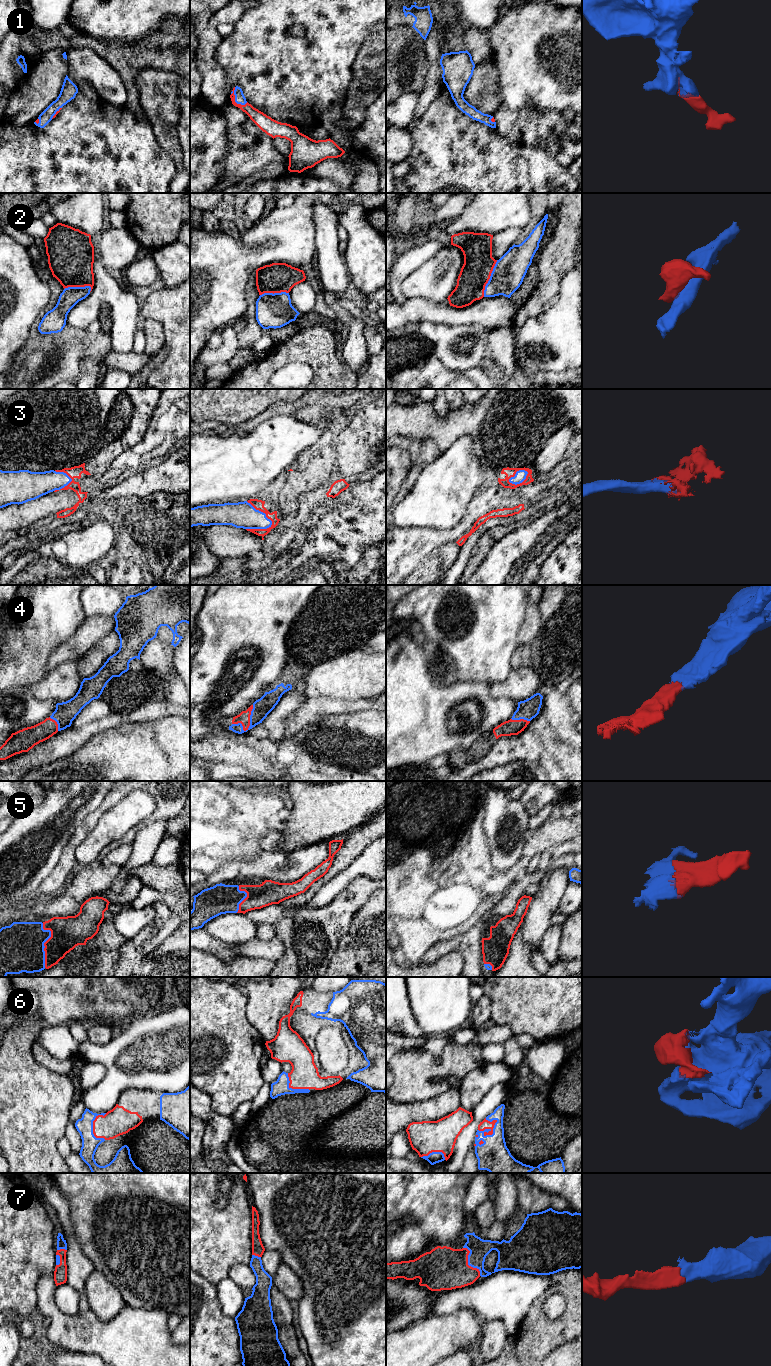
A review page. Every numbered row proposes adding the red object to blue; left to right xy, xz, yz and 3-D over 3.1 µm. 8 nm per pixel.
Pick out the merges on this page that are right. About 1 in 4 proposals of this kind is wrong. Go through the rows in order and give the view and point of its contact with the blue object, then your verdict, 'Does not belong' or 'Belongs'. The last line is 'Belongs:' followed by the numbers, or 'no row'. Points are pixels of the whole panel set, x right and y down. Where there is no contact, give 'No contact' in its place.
1: Touches blue at xz (235, 100). Belongs
2: Touches blue at yz (490, 278). Does not belong
3: Touches blue at xz (262, 512). Belongs
4: Touches blue at xz (249, 726). Belongs
5: Touches blue at xy (44, 942). Belongs
6: Touches blue at yz (489, 1129). Belongs
7: Touches blue at yz (468, 1262). Belongs
Belongs: 1, 3, 4, 5, 6, 7

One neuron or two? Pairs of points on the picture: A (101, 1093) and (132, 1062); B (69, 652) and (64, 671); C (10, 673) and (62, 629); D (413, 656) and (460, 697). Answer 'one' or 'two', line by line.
A: one
B: two
C: one
D: one

